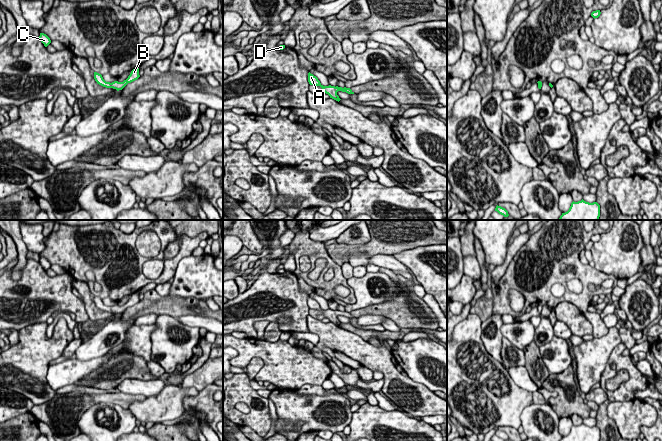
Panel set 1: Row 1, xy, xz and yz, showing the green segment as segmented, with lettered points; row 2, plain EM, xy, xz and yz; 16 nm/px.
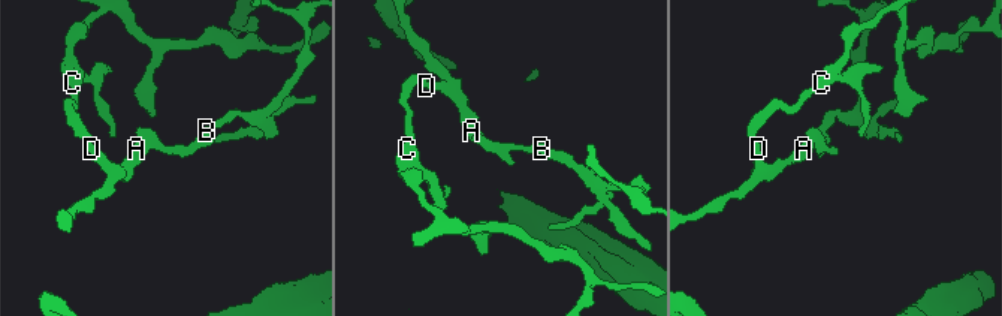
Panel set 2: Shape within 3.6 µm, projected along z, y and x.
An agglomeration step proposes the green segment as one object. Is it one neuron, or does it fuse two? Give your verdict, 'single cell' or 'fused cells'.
single cell

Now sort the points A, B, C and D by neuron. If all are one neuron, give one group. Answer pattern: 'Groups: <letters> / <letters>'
Groups: A B C D

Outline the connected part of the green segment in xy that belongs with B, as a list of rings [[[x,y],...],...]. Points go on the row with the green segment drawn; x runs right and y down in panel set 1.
[[[136,68],[131,71],[128,78],[126,80],[124,80],[123,82],[114,81],[114,82],[110,83],[110,82],[106,82],[103,79],[101,74],[94,72],[94,79],[97,82],[97,84],[99,84],[103,87],[106,87],[106,88],[116,89],[117,91],[122,90],[128,83],[131,83],[131,82],[137,80],[139,77],[140,77],[139,68]]]

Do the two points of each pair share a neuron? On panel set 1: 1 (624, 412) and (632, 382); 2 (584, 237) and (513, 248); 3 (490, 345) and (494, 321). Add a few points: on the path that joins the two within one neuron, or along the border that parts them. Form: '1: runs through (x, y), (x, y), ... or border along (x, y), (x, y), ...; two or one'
1: border along (634, 398), (610, 402); two
2: border along (531, 235), (507, 267); two
3: runs through (491, 339), (491, 327); one

